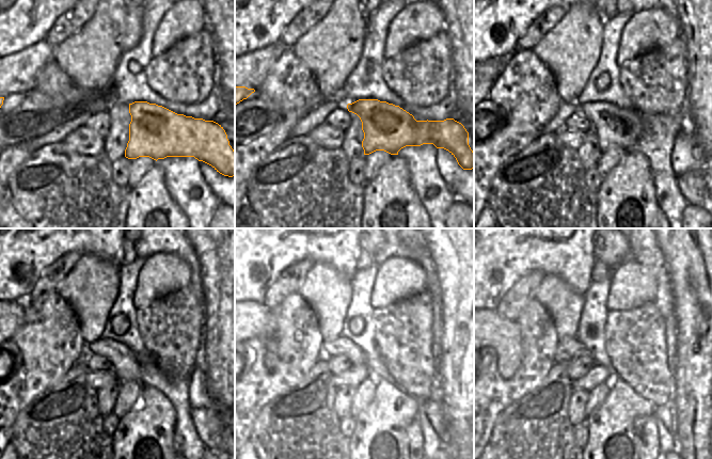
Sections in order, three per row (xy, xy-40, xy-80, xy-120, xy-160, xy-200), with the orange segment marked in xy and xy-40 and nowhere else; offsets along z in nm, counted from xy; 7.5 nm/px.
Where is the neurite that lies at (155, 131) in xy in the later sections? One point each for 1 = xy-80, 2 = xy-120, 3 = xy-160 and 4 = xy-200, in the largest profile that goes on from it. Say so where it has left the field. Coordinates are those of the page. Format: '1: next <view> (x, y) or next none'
1: next xy-80 (614, 126)
2: next xy-120 (125, 364)
3: next xy-160 (341, 346)
4: next xy-200 (568, 348)

